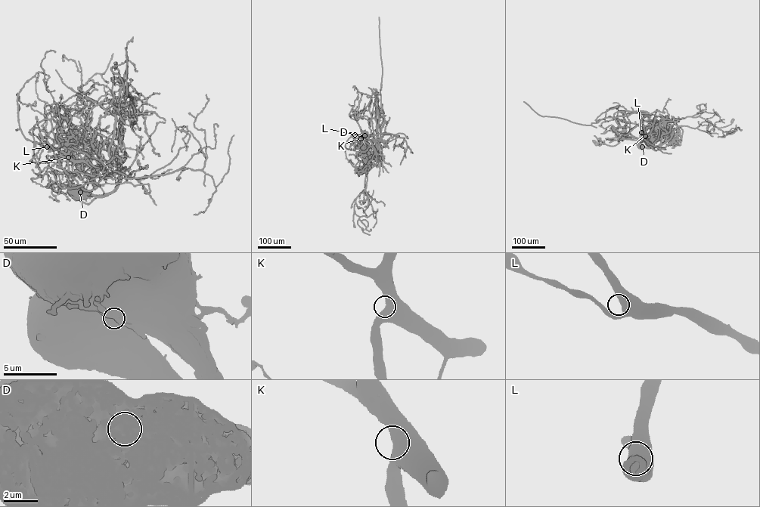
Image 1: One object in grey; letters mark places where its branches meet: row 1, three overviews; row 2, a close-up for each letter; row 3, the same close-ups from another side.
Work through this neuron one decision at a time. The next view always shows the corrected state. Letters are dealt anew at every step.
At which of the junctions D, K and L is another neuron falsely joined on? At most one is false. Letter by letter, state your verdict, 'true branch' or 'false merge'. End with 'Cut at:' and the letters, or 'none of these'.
D: false merge
K: true branch
L: true branch
Cut at: D

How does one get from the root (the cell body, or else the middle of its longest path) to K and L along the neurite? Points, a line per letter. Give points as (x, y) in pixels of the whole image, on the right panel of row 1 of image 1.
K: (643, 146), (656, 146), (662, 138), (645, 136)
L: (643, 146), (656, 146), (662, 137), (649, 138), (641, 132)

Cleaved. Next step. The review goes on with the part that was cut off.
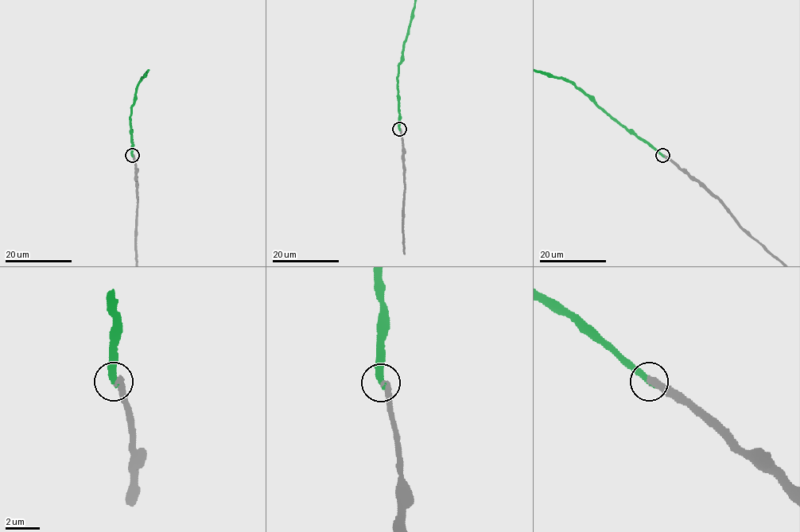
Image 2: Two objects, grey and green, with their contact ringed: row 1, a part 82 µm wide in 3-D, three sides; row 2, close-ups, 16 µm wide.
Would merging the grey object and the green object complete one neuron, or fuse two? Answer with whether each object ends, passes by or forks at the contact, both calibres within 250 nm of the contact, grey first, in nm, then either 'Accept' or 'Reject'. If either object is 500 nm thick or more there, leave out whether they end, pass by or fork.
At the ring grey ends. At the ring green ends. Thickness 400 nm (grey) against 360 nm. Accept

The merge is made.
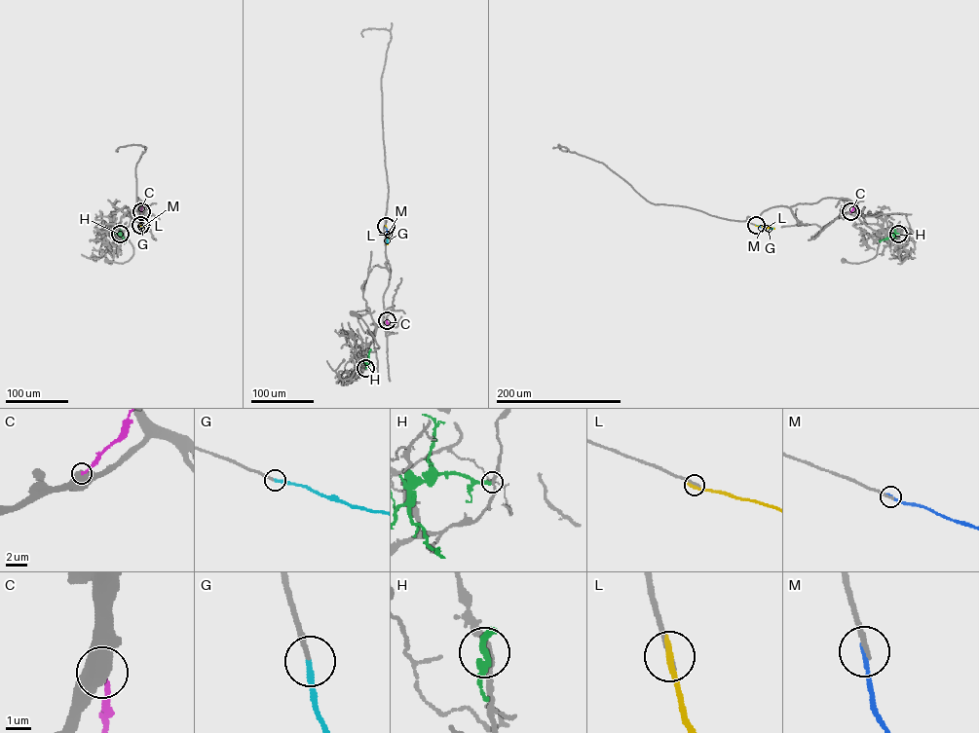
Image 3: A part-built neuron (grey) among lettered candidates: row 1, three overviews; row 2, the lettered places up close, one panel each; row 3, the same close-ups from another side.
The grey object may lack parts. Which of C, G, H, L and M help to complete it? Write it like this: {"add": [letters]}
{"add": ["G"]}

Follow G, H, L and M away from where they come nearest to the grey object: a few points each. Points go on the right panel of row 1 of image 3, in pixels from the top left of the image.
G: (756, 225), (773, 228)
H: (898, 234), (880, 241)
L: (756, 225), (774, 229)
M: (756, 225), (768, 228)

